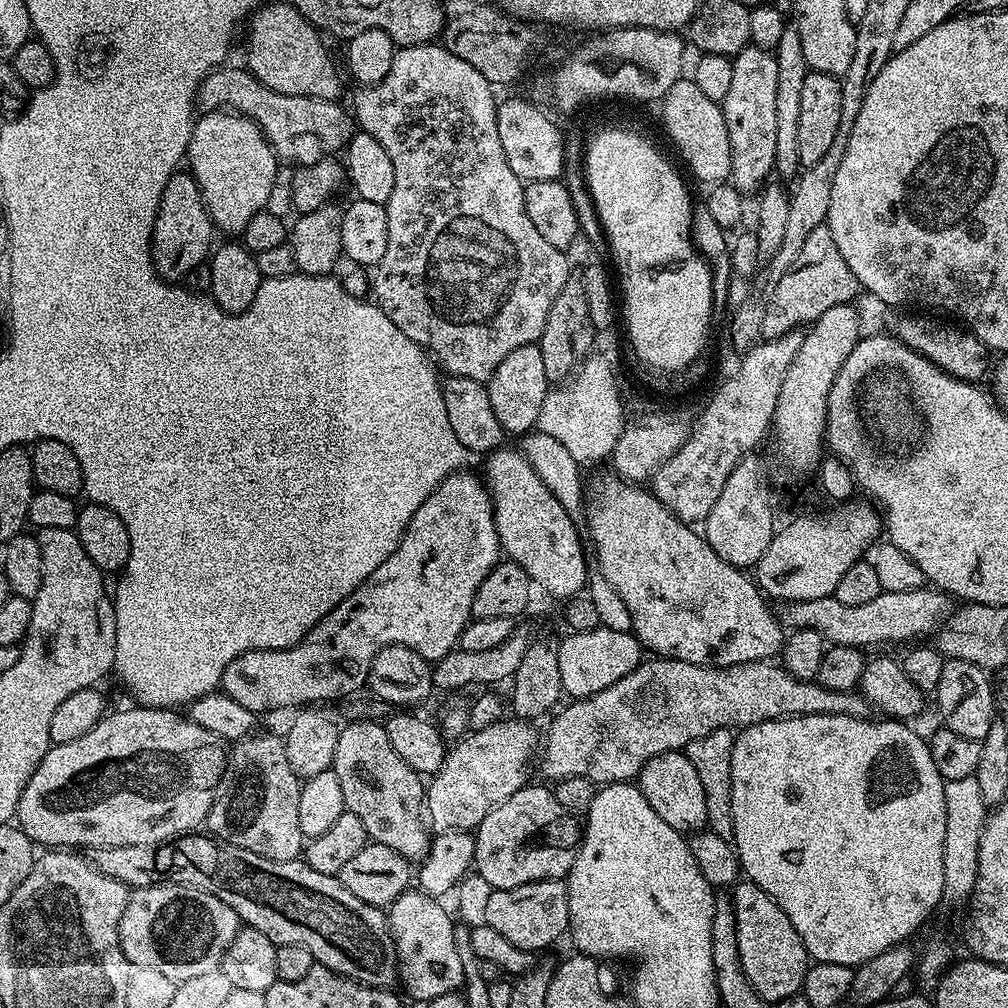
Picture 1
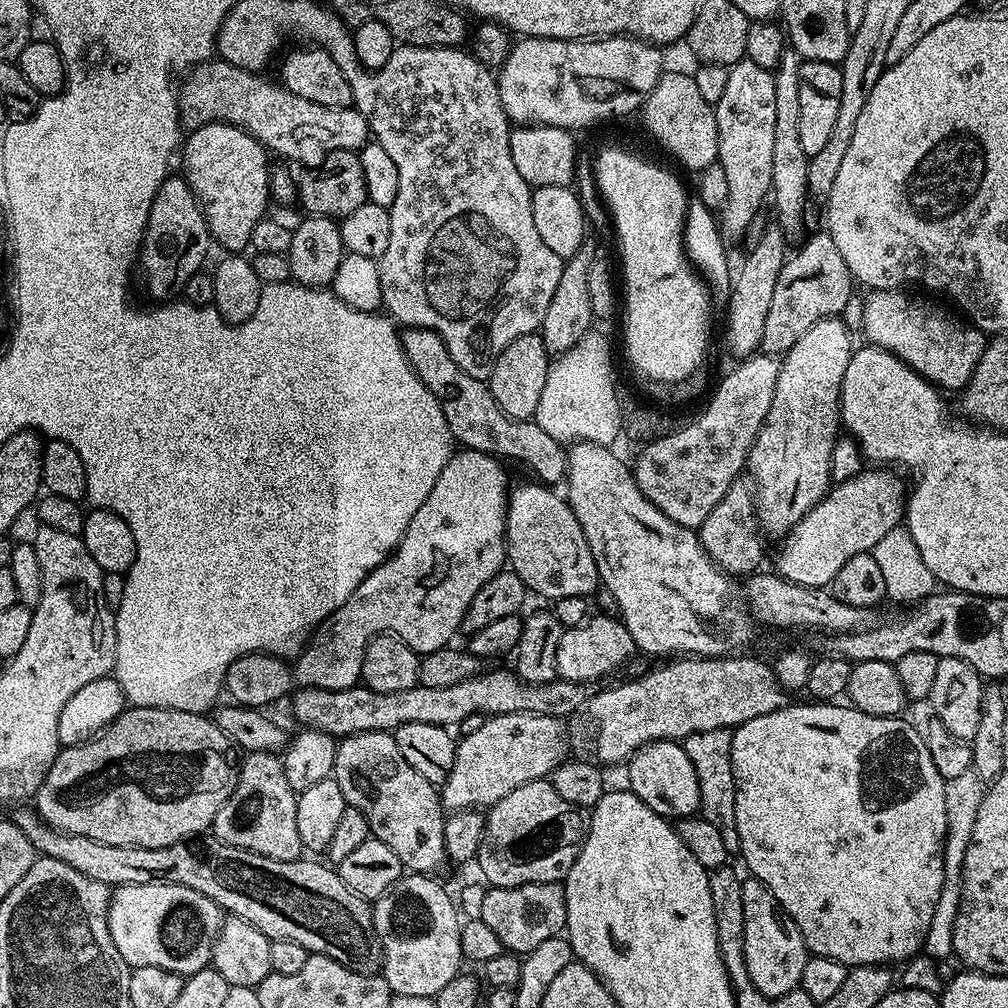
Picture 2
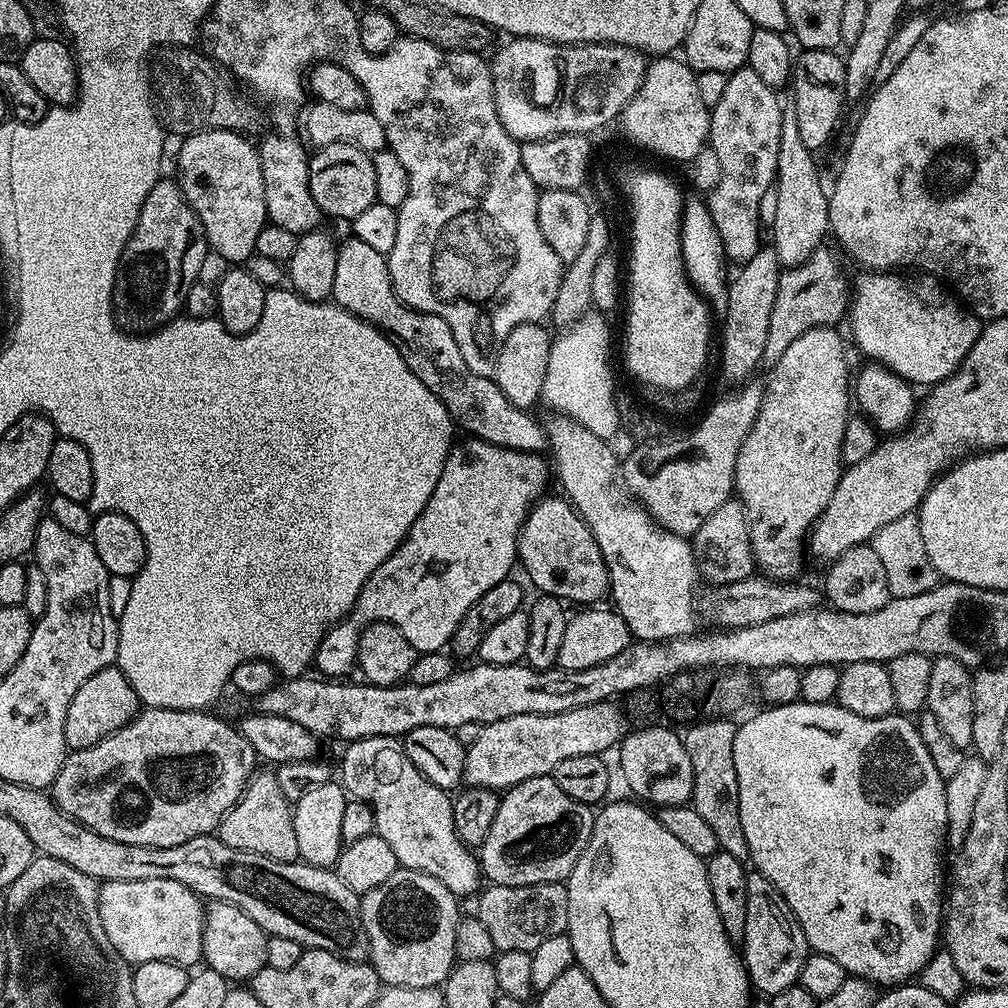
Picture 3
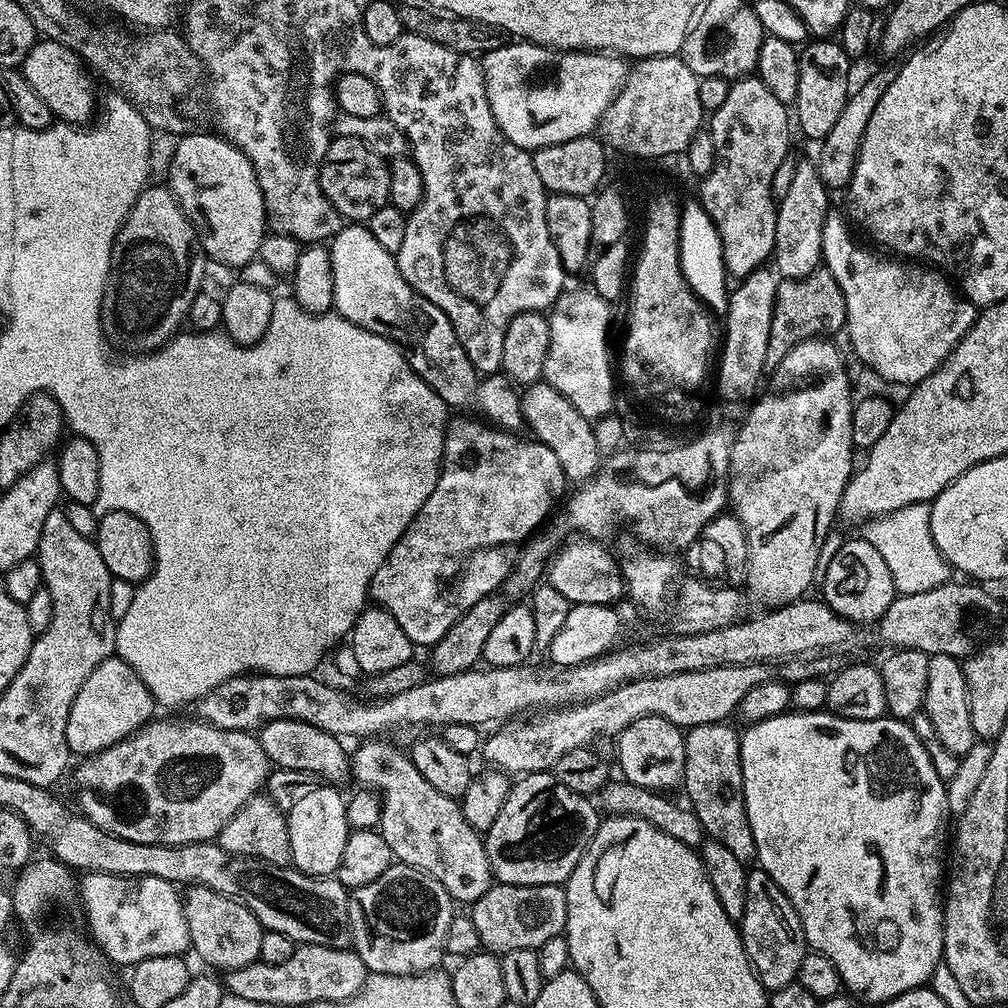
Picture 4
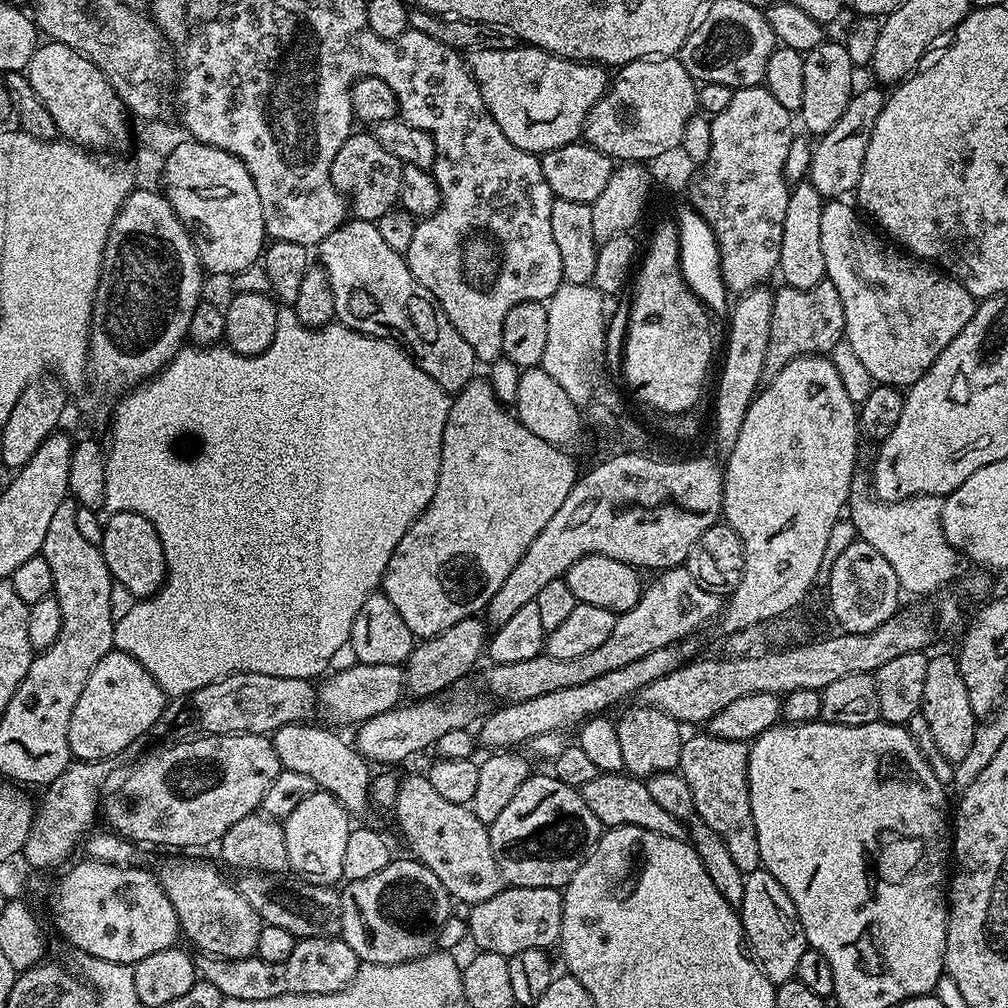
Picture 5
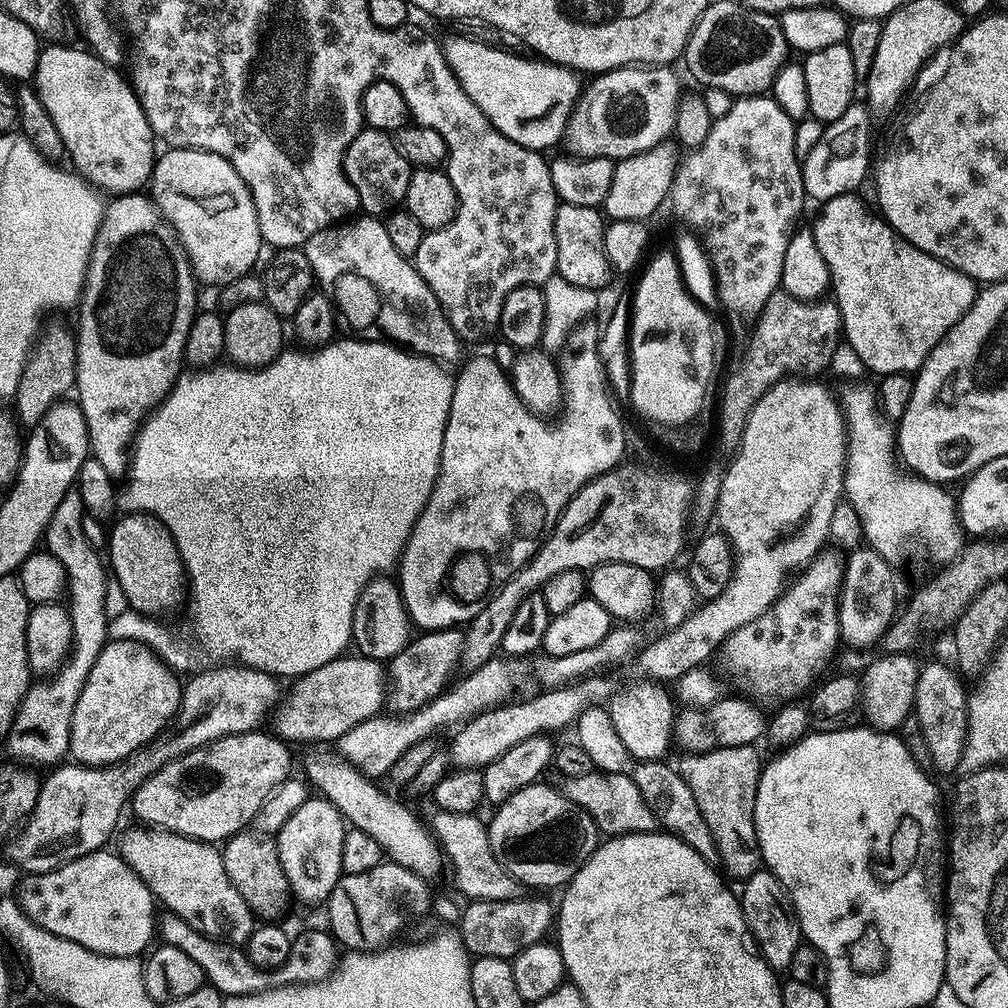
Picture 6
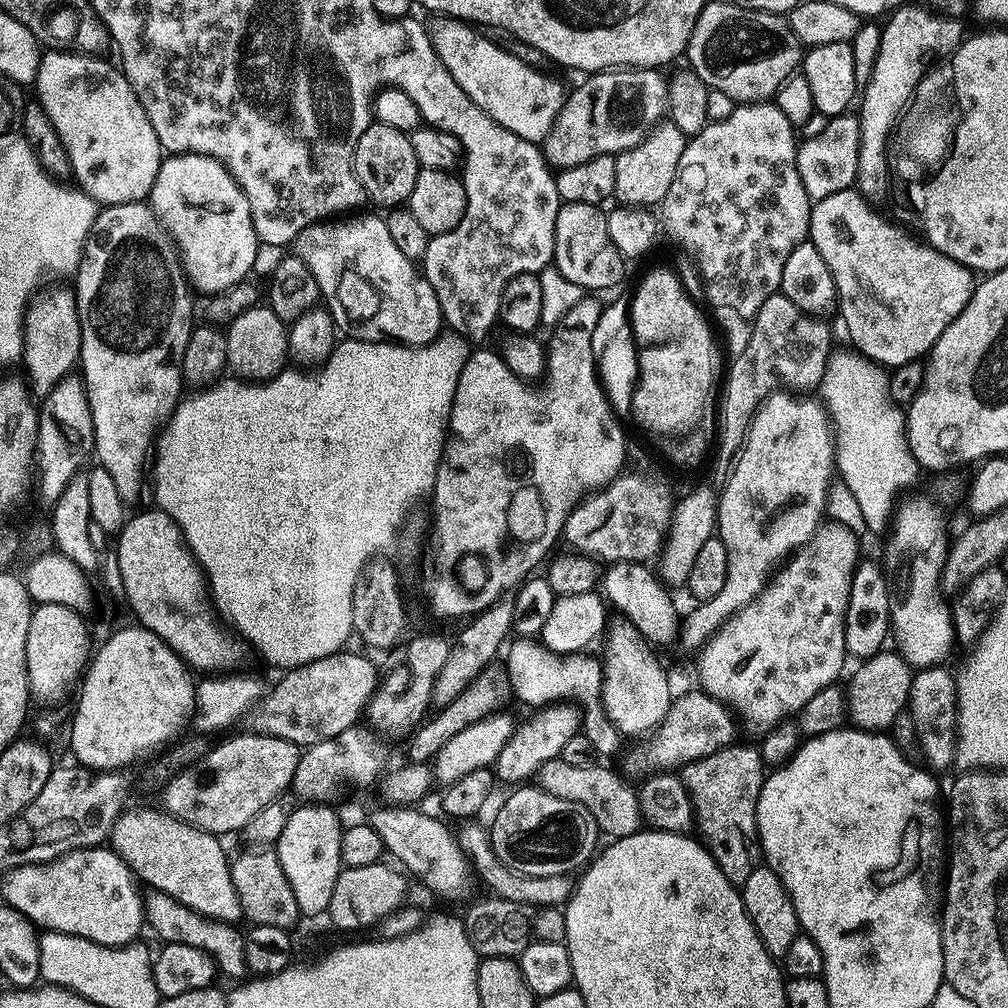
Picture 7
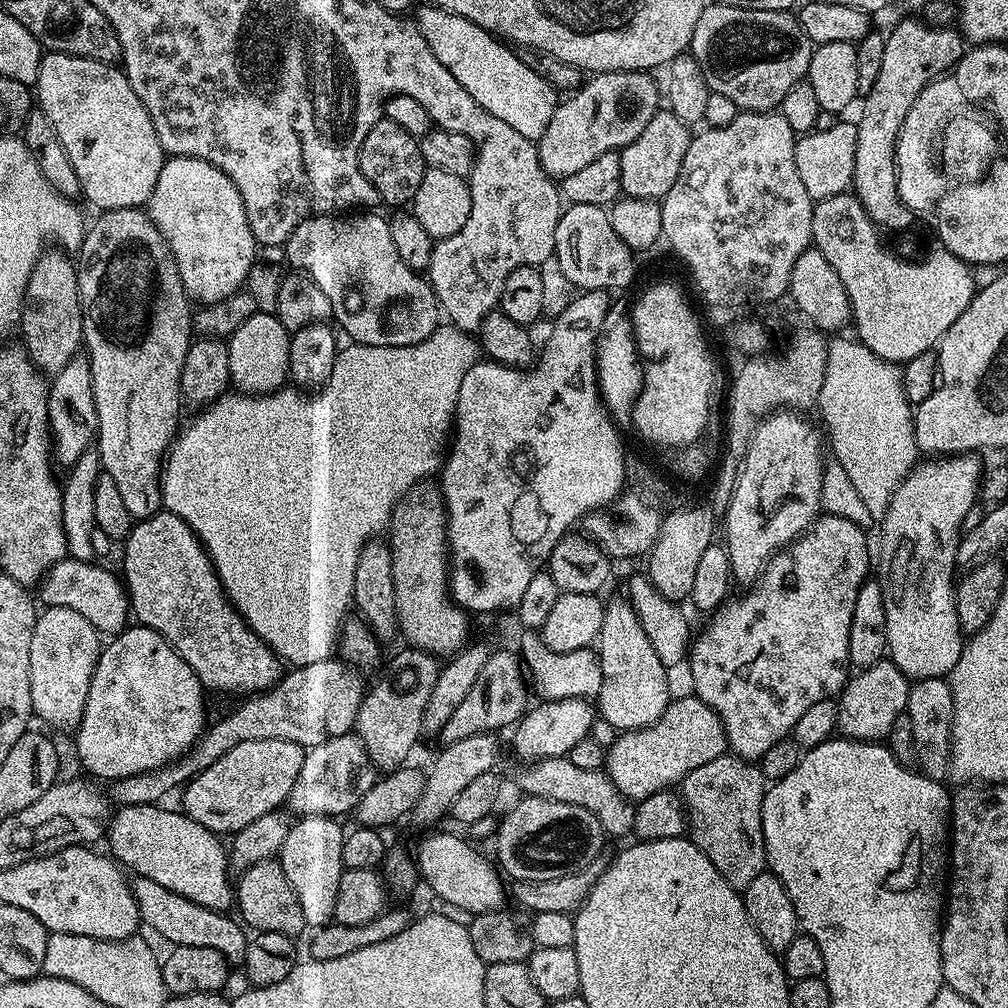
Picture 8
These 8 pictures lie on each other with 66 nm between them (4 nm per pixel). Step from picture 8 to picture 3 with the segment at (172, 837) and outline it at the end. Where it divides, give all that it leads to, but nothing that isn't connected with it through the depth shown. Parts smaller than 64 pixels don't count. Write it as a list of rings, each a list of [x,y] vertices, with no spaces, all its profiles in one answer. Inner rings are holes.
[[[225,900],[207,901],[204,910],[204,933],[202,934],[204,954],[202,960],[207,967],[218,970],[218,974],[222,974],[222,978],[226,978],[229,982],[251,981],[252,976],[258,974],[258,970],[262,970],[266,966],[266,942],[268,937],[268,933],[260,929],[258,922],[254,922],[254,918],[250,918],[250,914],[243,912],[237,904],[231,904]]]

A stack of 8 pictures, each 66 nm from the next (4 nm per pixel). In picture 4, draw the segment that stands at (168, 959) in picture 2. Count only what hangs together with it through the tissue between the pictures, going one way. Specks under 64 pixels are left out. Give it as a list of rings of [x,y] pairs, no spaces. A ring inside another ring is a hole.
[[[89,872],[79,881],[78,887],[87,931],[96,947],[108,957],[113,965],[135,966],[146,958],[184,956],[189,951],[192,939],[190,926],[186,924],[184,901],[177,885],[171,884],[169,880],[153,876],[119,876],[118,874]]]

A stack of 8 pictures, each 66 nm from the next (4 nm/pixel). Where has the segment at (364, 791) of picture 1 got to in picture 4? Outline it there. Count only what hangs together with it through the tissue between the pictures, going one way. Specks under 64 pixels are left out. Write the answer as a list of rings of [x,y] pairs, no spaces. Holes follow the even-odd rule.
[[[368,738],[357,752],[351,753],[352,771],[350,773],[353,781],[357,780],[361,789],[372,789],[379,793],[381,800],[381,820],[378,831],[382,838],[386,838],[386,846],[390,846],[393,857],[401,864],[409,864],[442,882],[446,890],[452,895],[453,901],[471,906],[486,890],[494,883],[492,867],[488,851],[484,849],[484,840],[481,833],[475,832],[466,822],[459,803],[453,797],[442,794],[418,774],[418,766],[414,766],[411,755],[392,744],[387,744],[384,738]]]

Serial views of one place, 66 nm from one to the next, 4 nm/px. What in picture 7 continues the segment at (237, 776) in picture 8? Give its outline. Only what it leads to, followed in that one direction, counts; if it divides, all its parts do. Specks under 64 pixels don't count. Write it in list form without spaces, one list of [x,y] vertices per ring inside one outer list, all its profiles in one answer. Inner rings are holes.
[[[251,734],[252,736],[232,736],[220,745],[209,747],[204,759],[195,766],[182,769],[170,777],[163,785],[164,806],[163,811],[174,820],[180,820],[191,828],[198,828],[201,832],[236,832],[247,829],[250,818],[258,814],[267,804],[279,801],[284,791],[292,788],[292,779],[298,770],[301,749],[295,744],[282,738]]]

